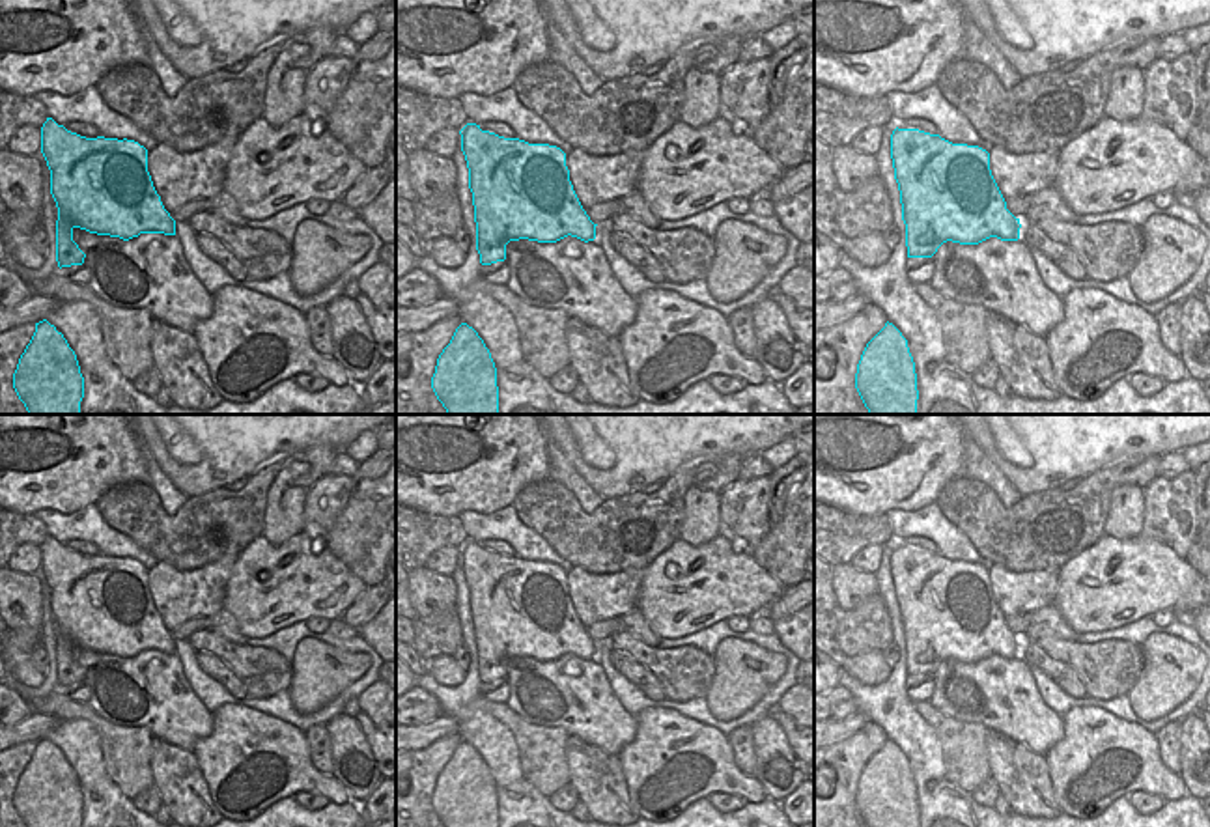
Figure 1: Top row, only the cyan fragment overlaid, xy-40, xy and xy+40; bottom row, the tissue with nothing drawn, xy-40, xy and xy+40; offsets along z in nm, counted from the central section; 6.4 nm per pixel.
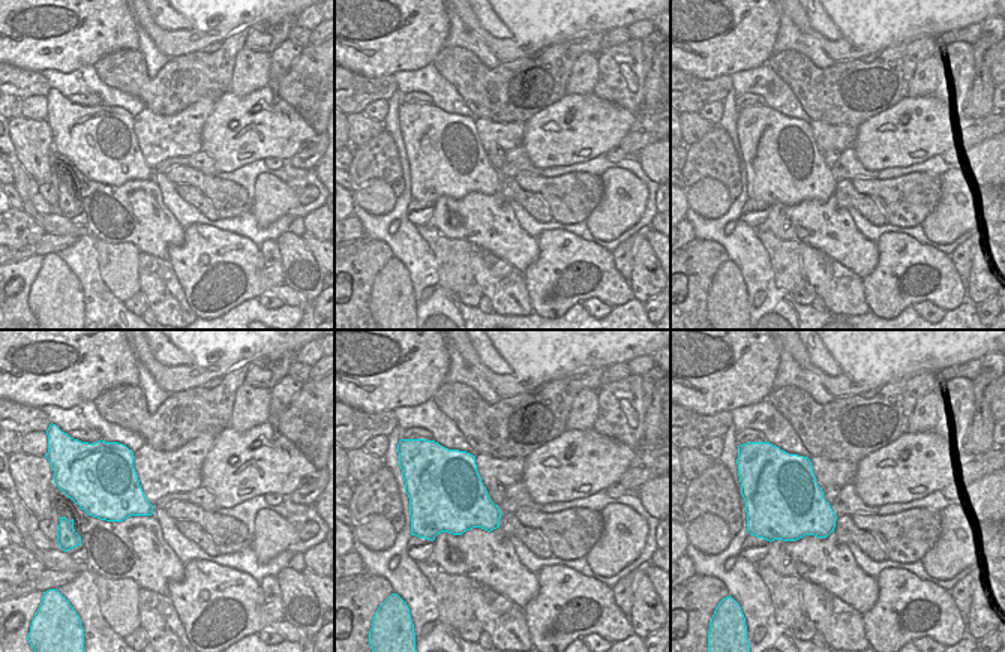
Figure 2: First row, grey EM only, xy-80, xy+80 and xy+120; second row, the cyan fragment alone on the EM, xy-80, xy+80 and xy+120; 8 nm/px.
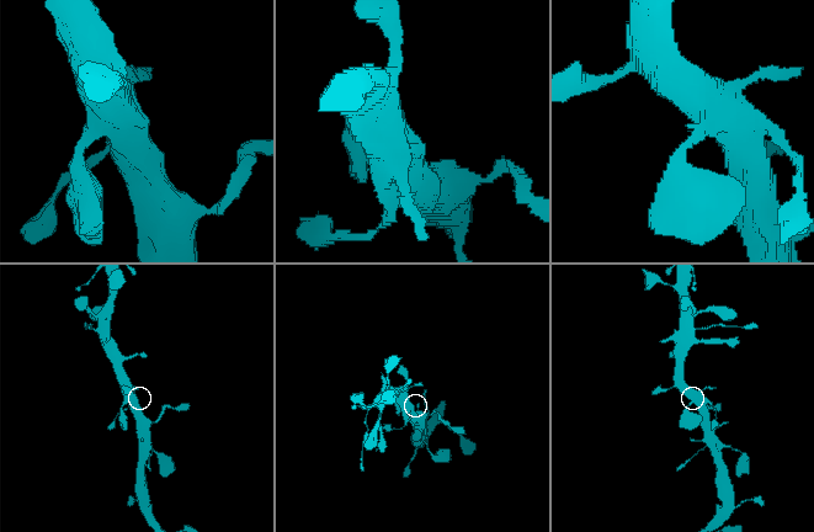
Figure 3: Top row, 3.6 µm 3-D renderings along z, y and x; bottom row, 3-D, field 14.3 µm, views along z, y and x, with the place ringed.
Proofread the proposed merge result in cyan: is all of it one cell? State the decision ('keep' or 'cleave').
keep

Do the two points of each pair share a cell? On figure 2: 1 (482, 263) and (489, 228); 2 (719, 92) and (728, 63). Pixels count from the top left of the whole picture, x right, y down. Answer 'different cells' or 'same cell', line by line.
1: different cells
2: different cells

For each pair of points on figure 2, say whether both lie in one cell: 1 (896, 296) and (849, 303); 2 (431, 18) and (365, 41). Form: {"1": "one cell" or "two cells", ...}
{"1": "two cells", "2": "one cell"}

